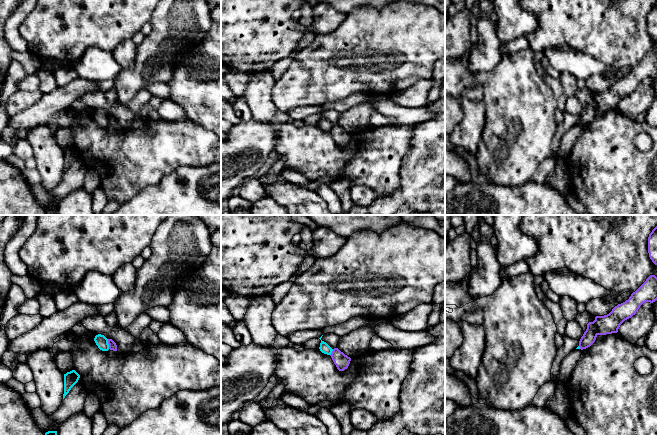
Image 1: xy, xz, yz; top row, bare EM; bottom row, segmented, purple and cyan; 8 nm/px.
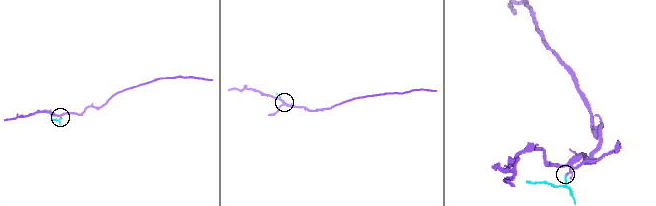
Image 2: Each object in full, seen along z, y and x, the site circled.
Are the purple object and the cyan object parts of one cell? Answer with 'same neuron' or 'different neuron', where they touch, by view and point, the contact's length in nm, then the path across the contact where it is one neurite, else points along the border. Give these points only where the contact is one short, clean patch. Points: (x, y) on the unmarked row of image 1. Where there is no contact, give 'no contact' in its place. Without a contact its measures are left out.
different neuron; contact xy (108, 119); length 80 nm; border xy (107, 115), (109, 124)

